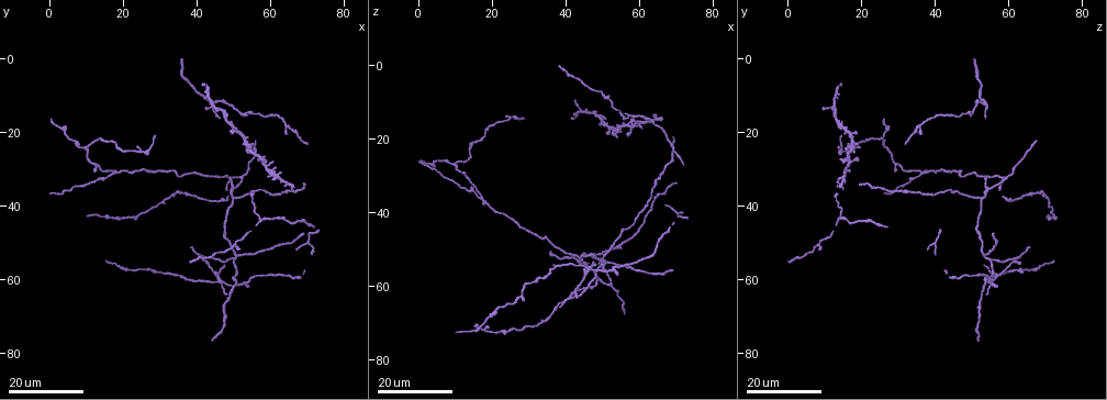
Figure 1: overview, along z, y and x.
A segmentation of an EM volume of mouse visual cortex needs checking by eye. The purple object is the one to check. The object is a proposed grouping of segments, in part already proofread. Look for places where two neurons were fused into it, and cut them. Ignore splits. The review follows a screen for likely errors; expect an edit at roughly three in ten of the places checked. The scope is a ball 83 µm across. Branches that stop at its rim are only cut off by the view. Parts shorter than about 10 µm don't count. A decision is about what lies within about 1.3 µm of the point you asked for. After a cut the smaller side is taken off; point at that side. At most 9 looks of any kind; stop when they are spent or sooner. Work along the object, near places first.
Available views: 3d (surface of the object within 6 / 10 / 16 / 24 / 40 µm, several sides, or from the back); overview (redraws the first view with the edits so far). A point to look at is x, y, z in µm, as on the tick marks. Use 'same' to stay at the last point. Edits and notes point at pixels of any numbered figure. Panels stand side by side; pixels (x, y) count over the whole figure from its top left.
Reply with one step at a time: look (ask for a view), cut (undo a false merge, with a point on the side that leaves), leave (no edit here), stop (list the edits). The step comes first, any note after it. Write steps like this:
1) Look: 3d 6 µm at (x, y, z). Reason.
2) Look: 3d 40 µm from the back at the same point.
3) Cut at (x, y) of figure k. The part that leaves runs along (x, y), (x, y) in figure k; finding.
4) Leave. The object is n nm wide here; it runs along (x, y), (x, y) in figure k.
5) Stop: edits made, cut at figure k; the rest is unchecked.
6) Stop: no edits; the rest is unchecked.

Look: 3d 24 µm at (57.5, 43.5, 13.5). Three arms meet.

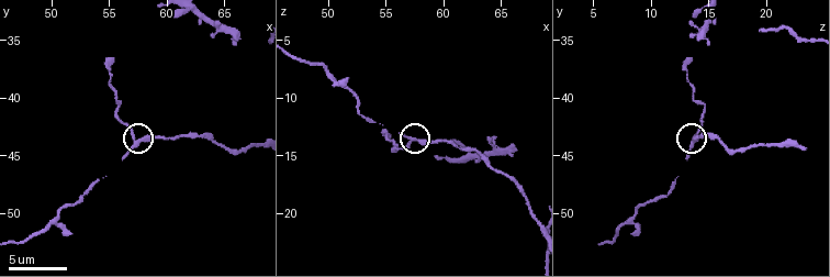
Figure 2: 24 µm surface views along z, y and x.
Look: 3d 6 µm at (57.4, 44.0, 13.6). Zoom in.

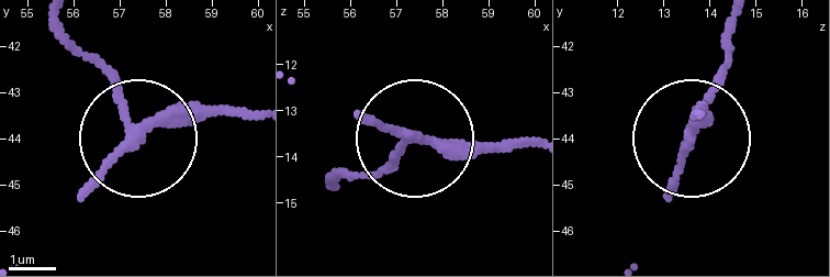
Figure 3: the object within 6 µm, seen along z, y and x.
Leave. The side arm is 23 µm long; all the same neuron.

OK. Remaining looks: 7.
Look: 3d 24 µm at (52.5, 32.0, 60.0).

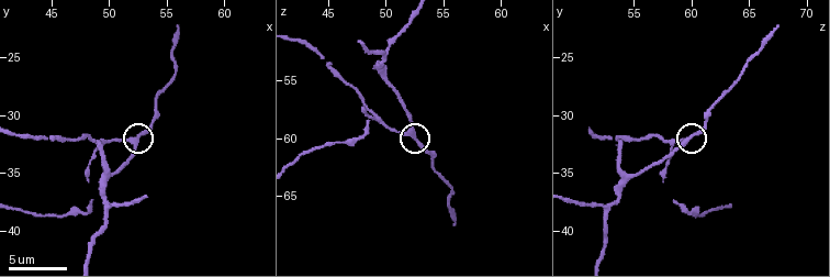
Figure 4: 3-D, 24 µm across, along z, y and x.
Look: 3d 10 µm at (52.0, 32.0, 59.6).

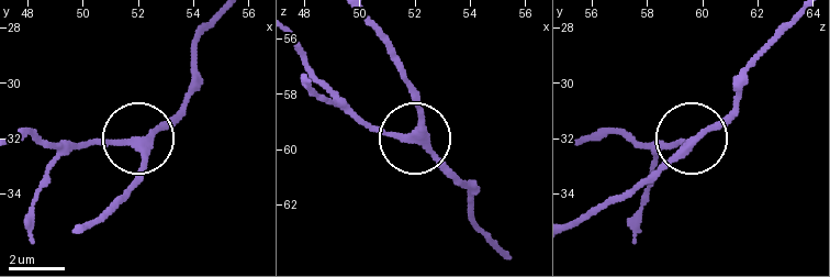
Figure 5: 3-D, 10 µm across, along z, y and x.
Leave. The object is 250 nm wide here; it runs along (369, 22), (416, 108), (421, 143), (461, 183) in figure 5; continuous, no second neuron.

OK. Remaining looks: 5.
Look: 3d 24 µm at (25.5, 25.0, 14.0). Three arms meet.

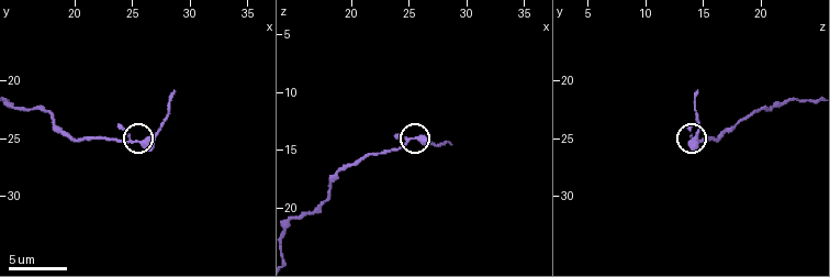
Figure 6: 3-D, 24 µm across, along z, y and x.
Look: 3d 10 µm at (24.8, 25.4, 14.2).

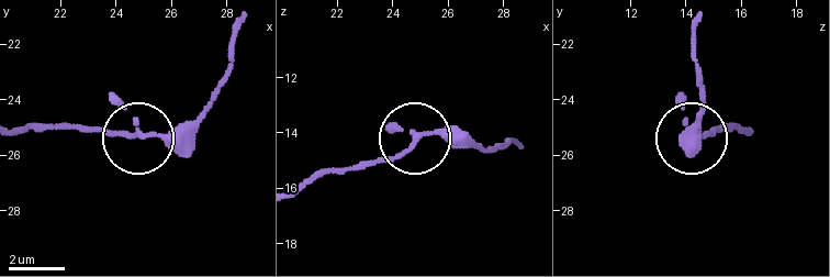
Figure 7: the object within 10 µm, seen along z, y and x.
Leave. The object is 170 nm wide here; it runs along (295, 192), (394, 157), (437, 131), (477, 143) in figure 7; continuous, no second neuron.

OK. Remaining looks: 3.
Look: 3d 16 µm at (17.0, 31.0, 36.0). Three arms meet.

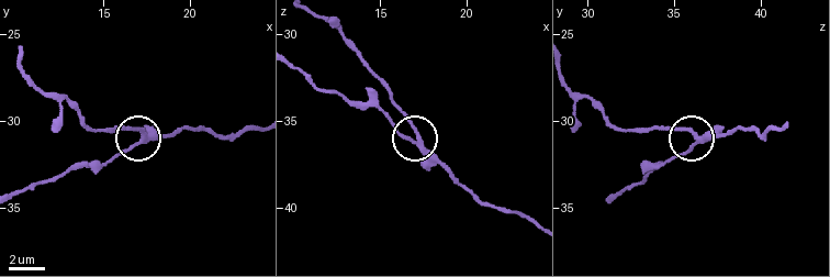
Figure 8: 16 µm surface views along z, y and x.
Look: 3d 10 µm at (17.2, 31.1, 36.4).

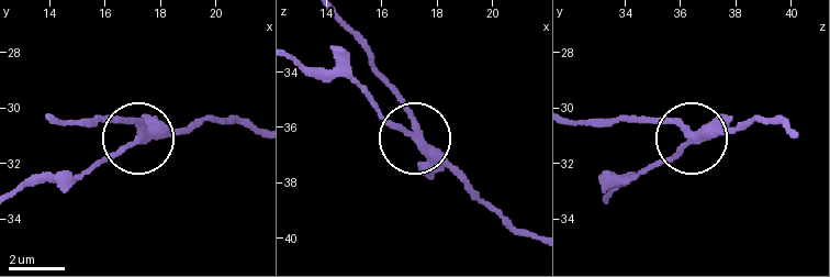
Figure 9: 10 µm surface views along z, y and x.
Look: 3d 6 µm at (17.4, 30.9, 36.3). Closer look.

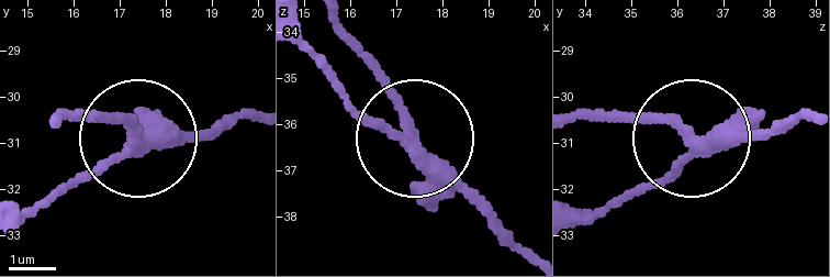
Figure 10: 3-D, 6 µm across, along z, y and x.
Leave. 3 arms meet here; one neuron here.

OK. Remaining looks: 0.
Stop: no edits; the rest is unchecked.

